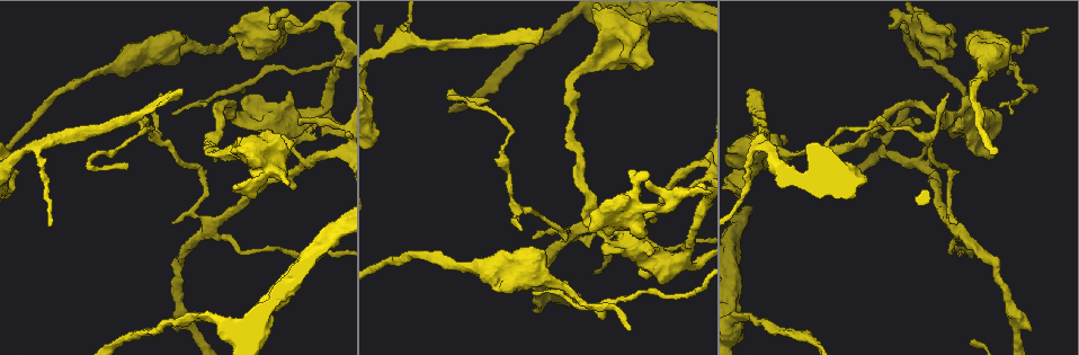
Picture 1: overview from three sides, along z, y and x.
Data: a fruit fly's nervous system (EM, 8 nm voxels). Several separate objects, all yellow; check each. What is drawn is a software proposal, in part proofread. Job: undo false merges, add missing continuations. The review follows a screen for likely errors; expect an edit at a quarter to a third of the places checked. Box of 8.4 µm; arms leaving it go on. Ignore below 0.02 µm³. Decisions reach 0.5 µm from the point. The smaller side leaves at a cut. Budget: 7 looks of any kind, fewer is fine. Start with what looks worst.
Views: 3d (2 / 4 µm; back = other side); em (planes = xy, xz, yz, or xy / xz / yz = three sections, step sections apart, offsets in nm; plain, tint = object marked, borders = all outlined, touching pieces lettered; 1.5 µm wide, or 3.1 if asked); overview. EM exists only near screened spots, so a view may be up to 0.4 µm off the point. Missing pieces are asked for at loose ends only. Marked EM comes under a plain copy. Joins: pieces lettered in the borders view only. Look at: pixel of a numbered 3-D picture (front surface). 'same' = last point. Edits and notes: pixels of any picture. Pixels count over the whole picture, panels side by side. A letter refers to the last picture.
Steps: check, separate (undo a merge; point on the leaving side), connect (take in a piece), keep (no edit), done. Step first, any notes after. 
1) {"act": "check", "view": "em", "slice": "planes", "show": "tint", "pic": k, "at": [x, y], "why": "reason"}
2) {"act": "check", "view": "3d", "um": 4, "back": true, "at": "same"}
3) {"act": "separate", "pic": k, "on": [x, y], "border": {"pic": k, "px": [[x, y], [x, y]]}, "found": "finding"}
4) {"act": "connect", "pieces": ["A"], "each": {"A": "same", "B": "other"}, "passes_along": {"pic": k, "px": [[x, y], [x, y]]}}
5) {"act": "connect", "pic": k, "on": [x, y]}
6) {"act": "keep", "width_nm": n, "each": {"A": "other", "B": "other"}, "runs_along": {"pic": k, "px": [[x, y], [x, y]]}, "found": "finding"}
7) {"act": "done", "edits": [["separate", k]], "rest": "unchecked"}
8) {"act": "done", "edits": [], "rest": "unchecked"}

{"act": "check", "view": "3d", "um": 2, "back": true, "pic": 1, "at": [541, 28], "why": "free end"}

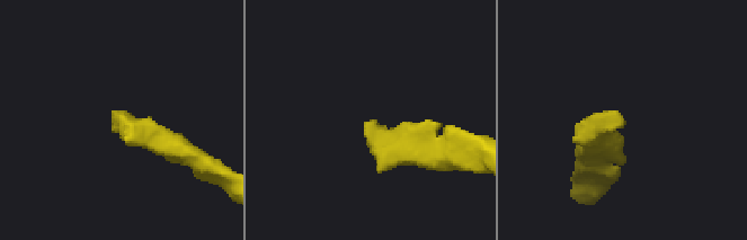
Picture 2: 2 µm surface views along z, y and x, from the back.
{"act": "check", "view": "em", "slice": "planes", "show": "borders", "pic": 2, "at": [115, 127]}

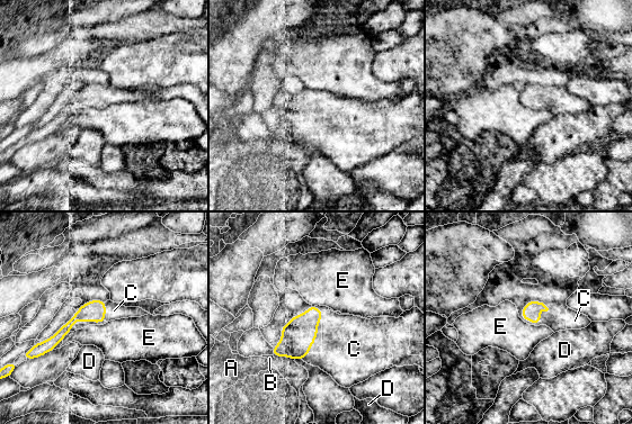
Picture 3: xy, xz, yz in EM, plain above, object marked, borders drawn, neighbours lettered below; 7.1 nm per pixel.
{"act": "connect", "pieces": ["C"], "width_nm": 130, "each": {"A": "other", "B": "other", "C": "same", "D": "other", "E": "other"}, "found": "the neuron continues"}

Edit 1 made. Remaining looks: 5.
{"act": "check", "view": "overview", "why": "see it whole again"}

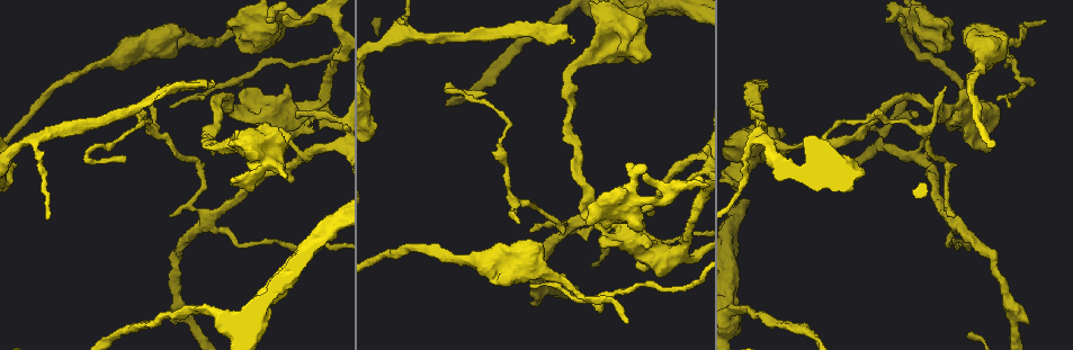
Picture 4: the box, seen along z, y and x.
{"act": "check", "view": "em", "slice": "xz", "step": 8, "show": "tint", "pic": 4, "at": [1046, 19], "why": "thin end"}

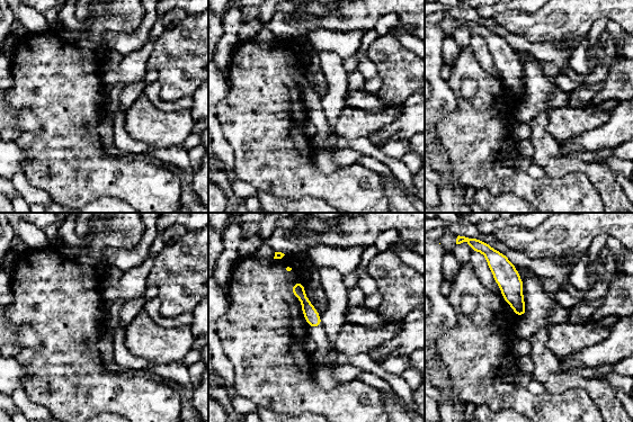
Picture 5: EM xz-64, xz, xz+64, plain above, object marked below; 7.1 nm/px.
{"act": "check", "view": "em", "slice": "xz", "step": 8, "show": "borders", "at": "same"}

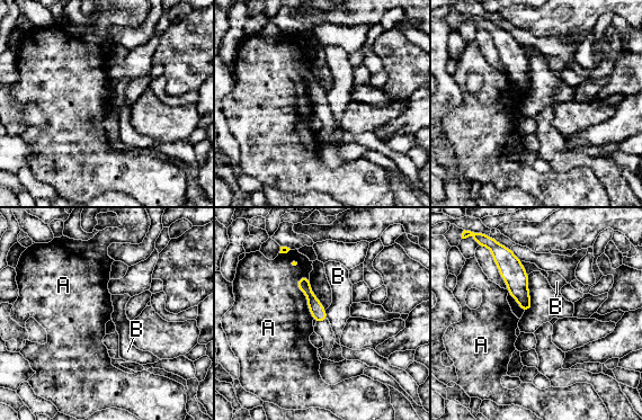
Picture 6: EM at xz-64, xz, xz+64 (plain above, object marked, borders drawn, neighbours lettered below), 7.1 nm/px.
{"act": "keep", "each": {"A": "other", "B": "other"}, "found": "none of them fits"}

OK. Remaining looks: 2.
{"act": "check", "view": "em", "slice": "planes", "show": "tint", "pic": 4, "at": [530, 286], "why": "thin end"}

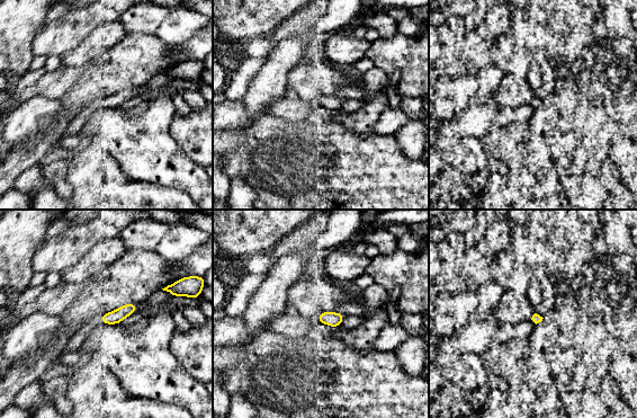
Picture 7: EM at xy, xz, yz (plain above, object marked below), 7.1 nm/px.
{"act": "check", "view": "em", "slice": "planes", "show": "borders", "at": "same"}

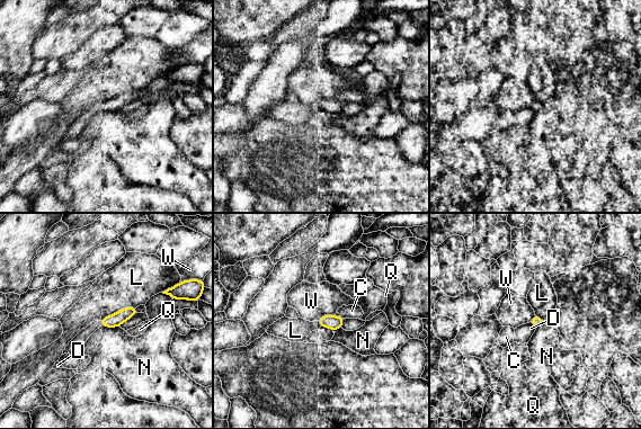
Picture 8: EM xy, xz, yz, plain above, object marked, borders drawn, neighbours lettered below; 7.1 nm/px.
{"act": "keep", "width_nm": 70, "each": {"C": "other", "D": "other", "L": "other", "N": "other", "Q": "other", "W": "other"}, "border": {"pic": 8, "px": [[136, 305], [123, 307], [99, 320]]}, "found": "none of them fits"}

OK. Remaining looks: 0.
{"act": "done", "edits": [["connect", 3]], "rest": "unchecked"}

